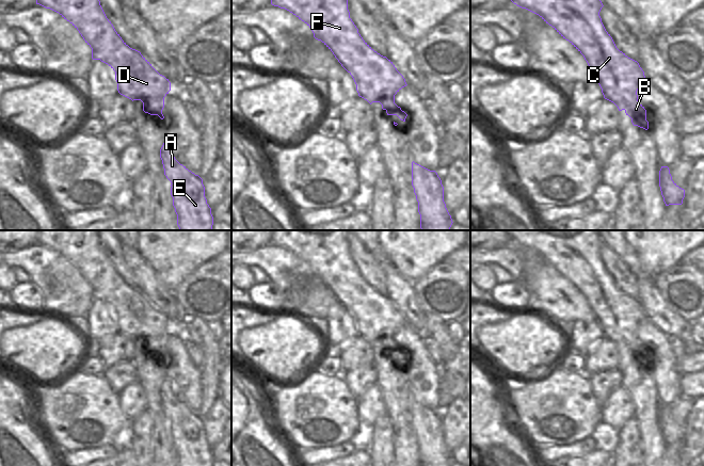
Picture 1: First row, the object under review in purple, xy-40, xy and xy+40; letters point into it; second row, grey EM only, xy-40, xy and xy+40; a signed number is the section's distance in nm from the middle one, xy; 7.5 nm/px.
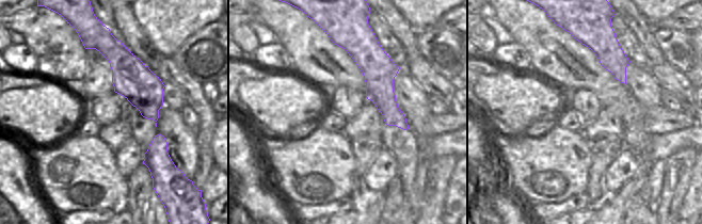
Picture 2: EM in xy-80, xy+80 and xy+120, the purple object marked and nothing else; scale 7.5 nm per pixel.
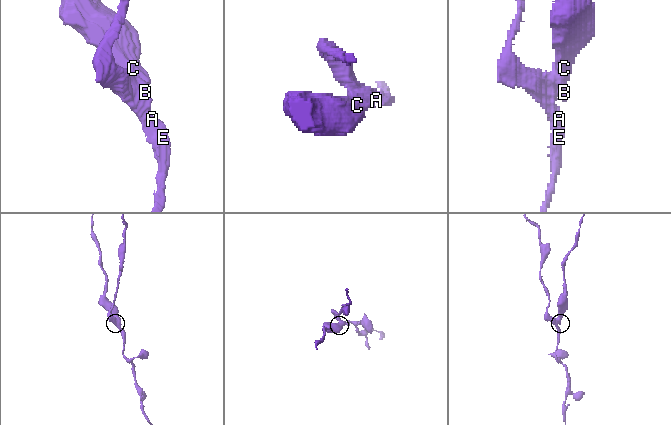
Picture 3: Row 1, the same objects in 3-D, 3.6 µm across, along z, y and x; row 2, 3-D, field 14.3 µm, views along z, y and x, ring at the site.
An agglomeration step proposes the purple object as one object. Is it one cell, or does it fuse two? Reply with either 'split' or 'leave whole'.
split

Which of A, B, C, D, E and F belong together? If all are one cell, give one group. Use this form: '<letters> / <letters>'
A B D E / C F

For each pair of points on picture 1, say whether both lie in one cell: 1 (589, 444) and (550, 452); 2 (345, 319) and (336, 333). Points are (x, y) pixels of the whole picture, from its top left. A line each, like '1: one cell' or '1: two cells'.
1: one cell
2: one cell

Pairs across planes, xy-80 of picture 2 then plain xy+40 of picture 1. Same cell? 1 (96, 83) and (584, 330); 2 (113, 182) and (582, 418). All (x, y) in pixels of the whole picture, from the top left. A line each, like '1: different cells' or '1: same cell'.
1: same cell
2: same cell

